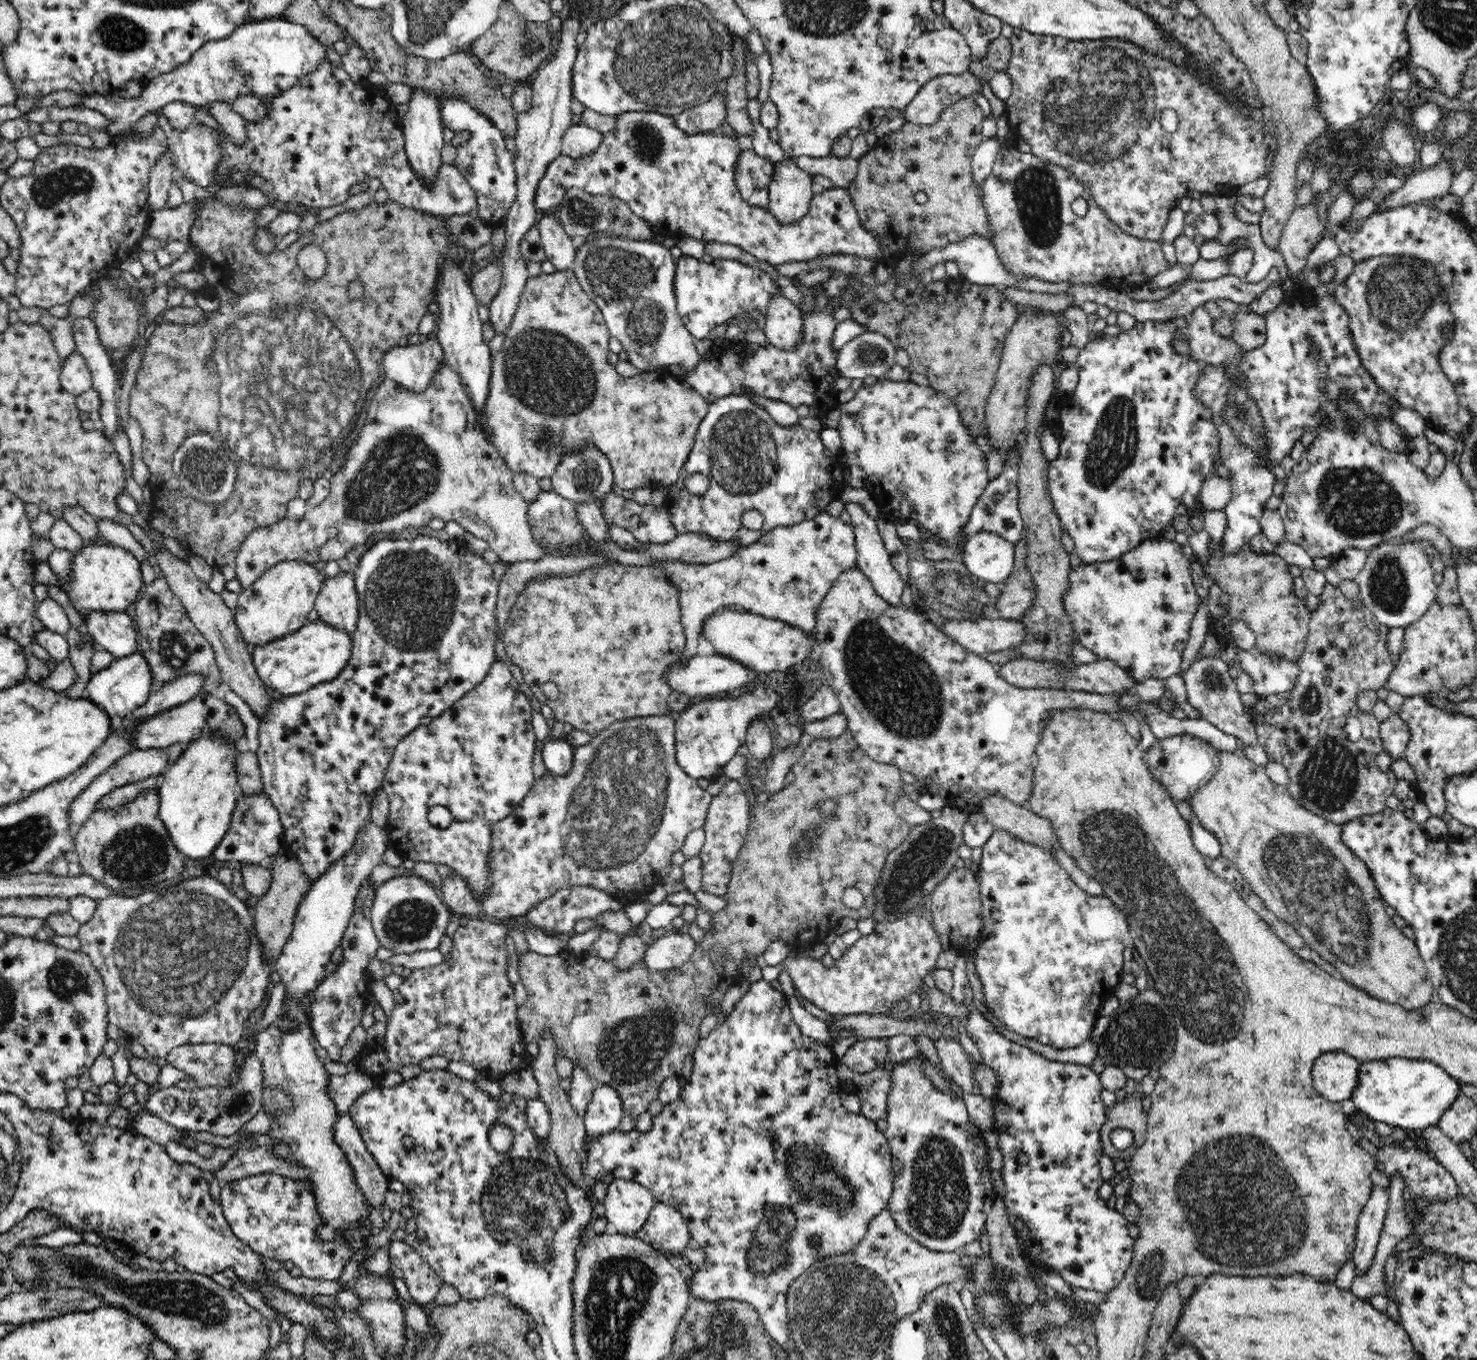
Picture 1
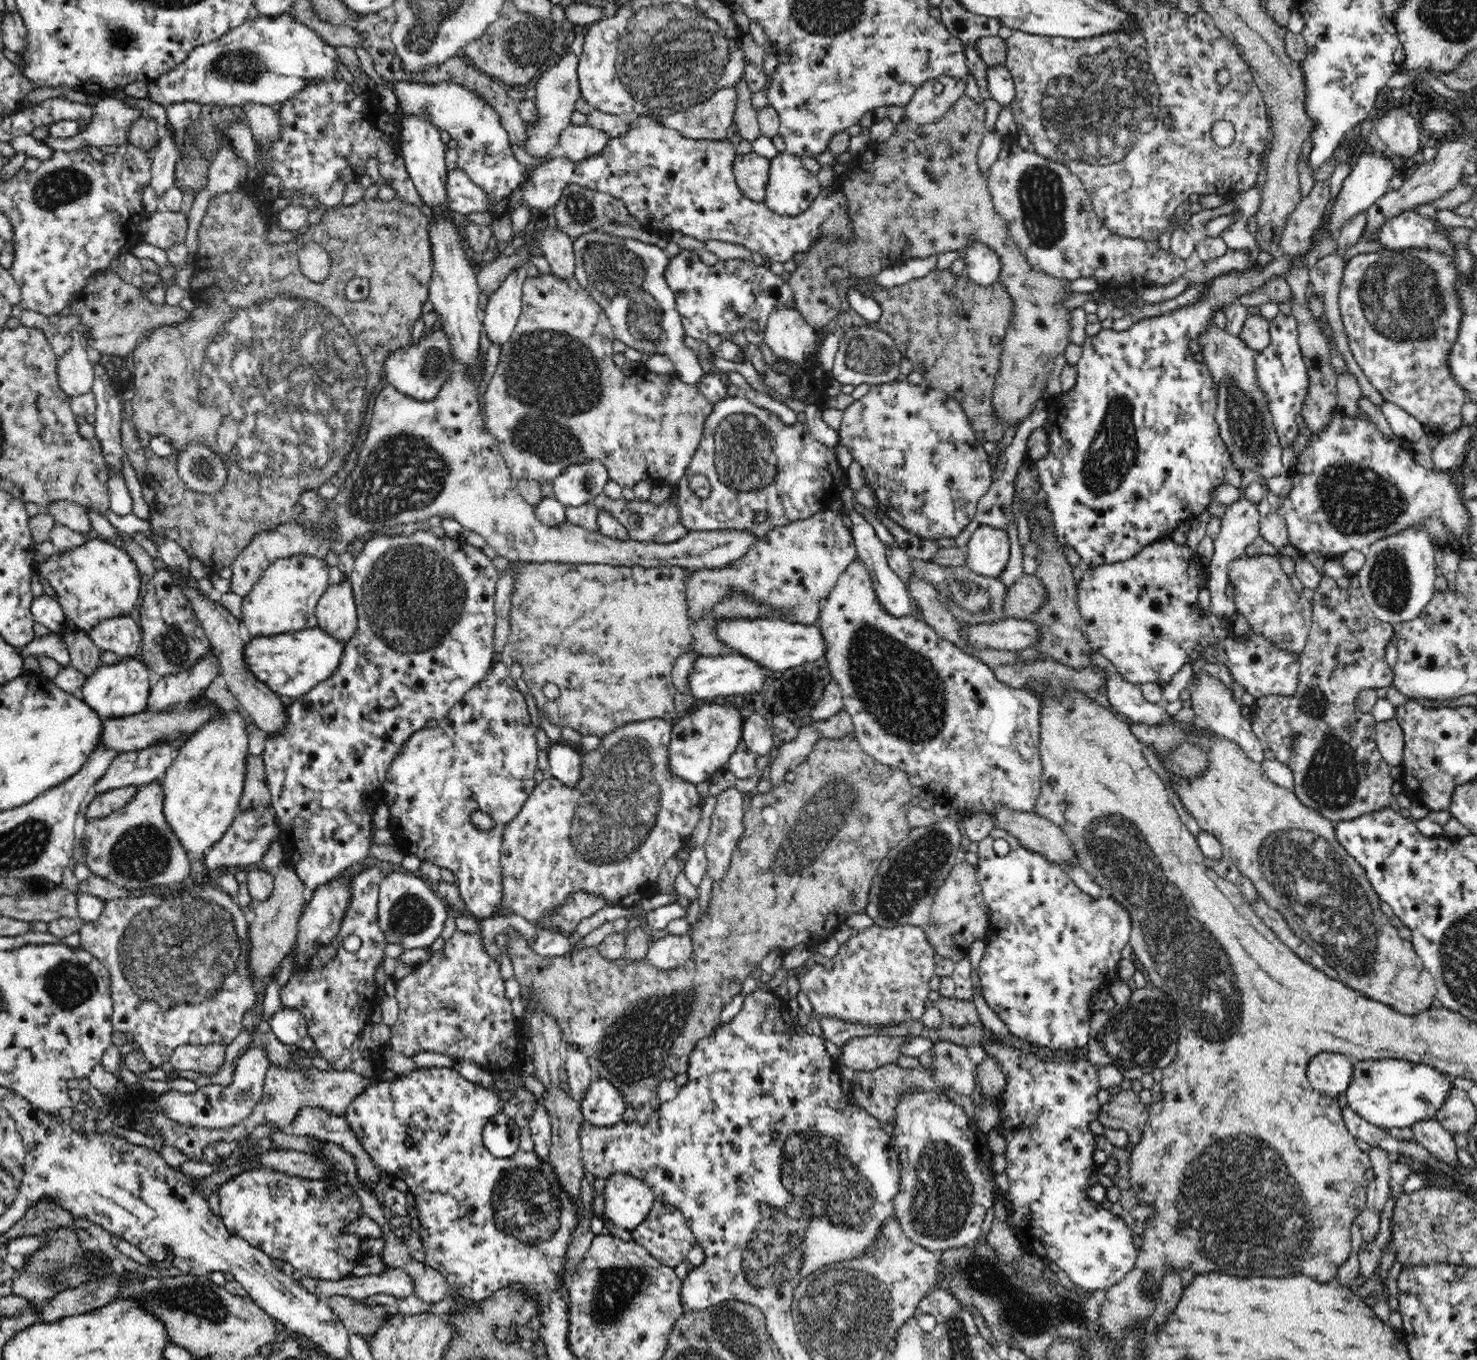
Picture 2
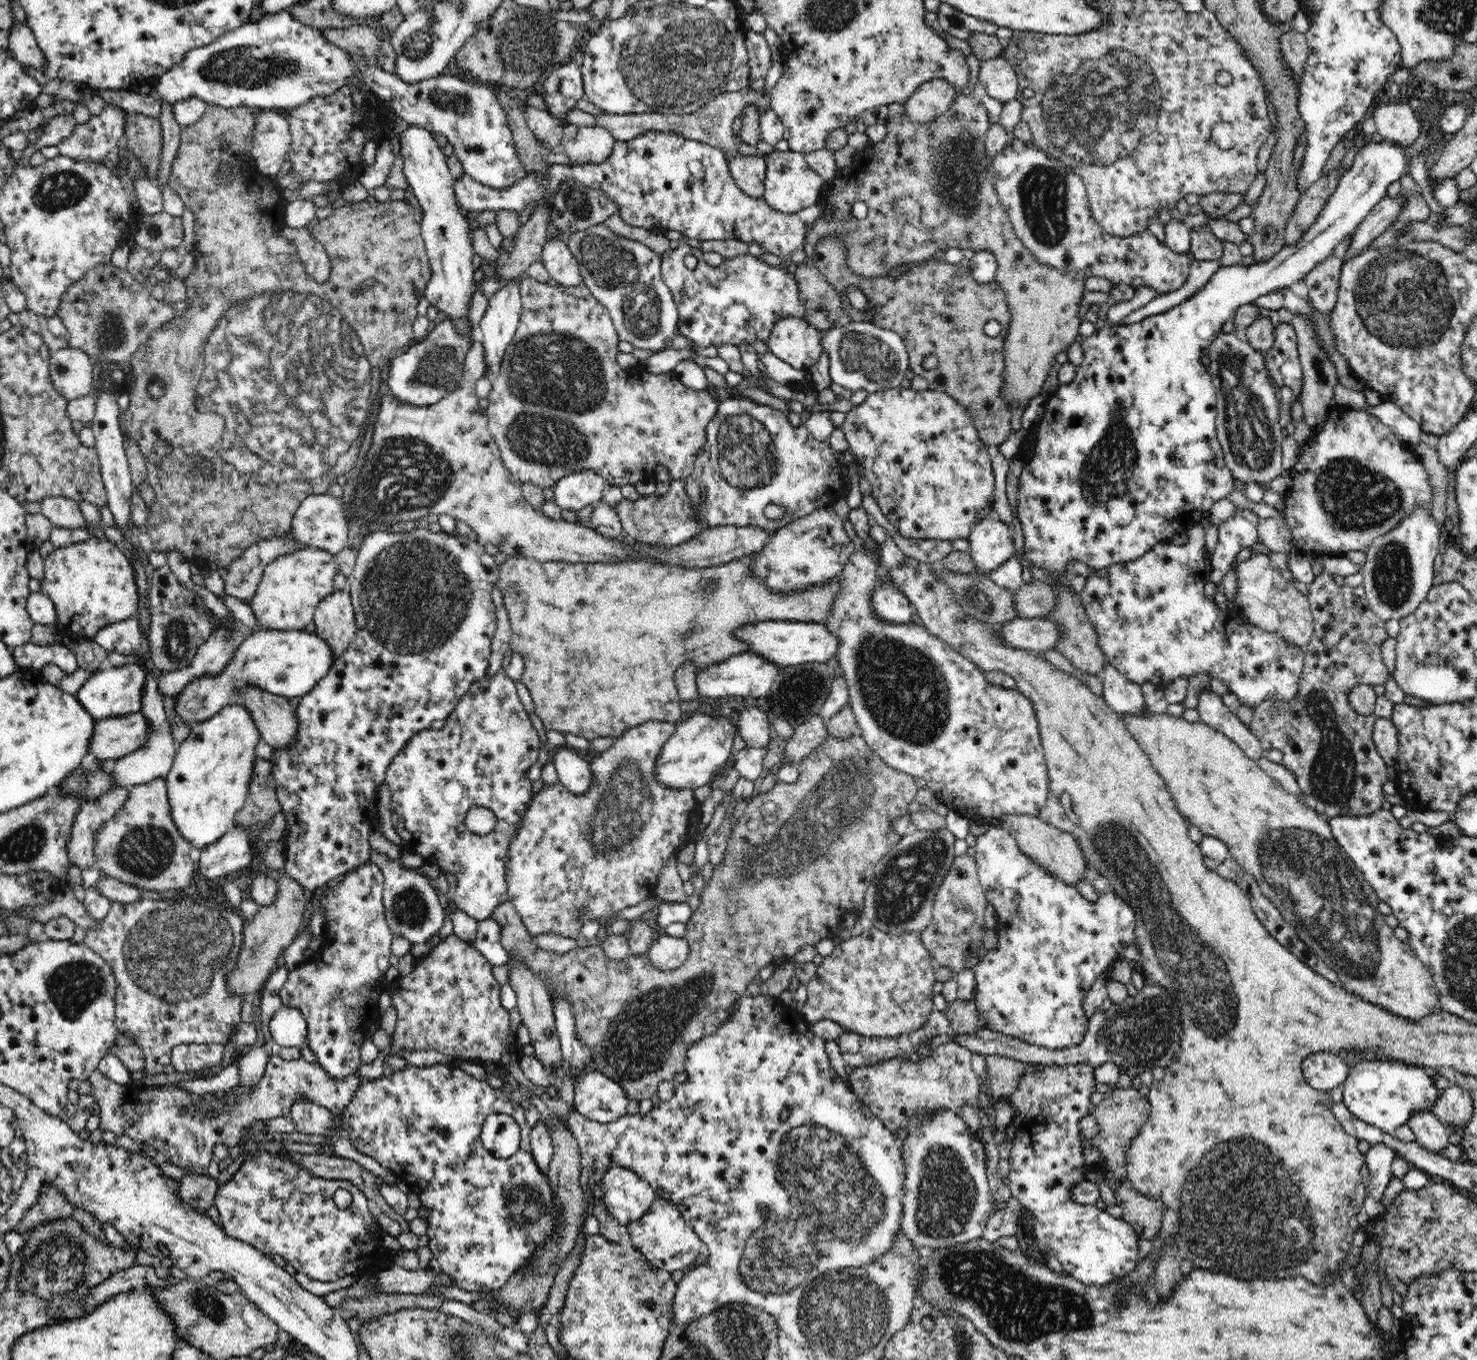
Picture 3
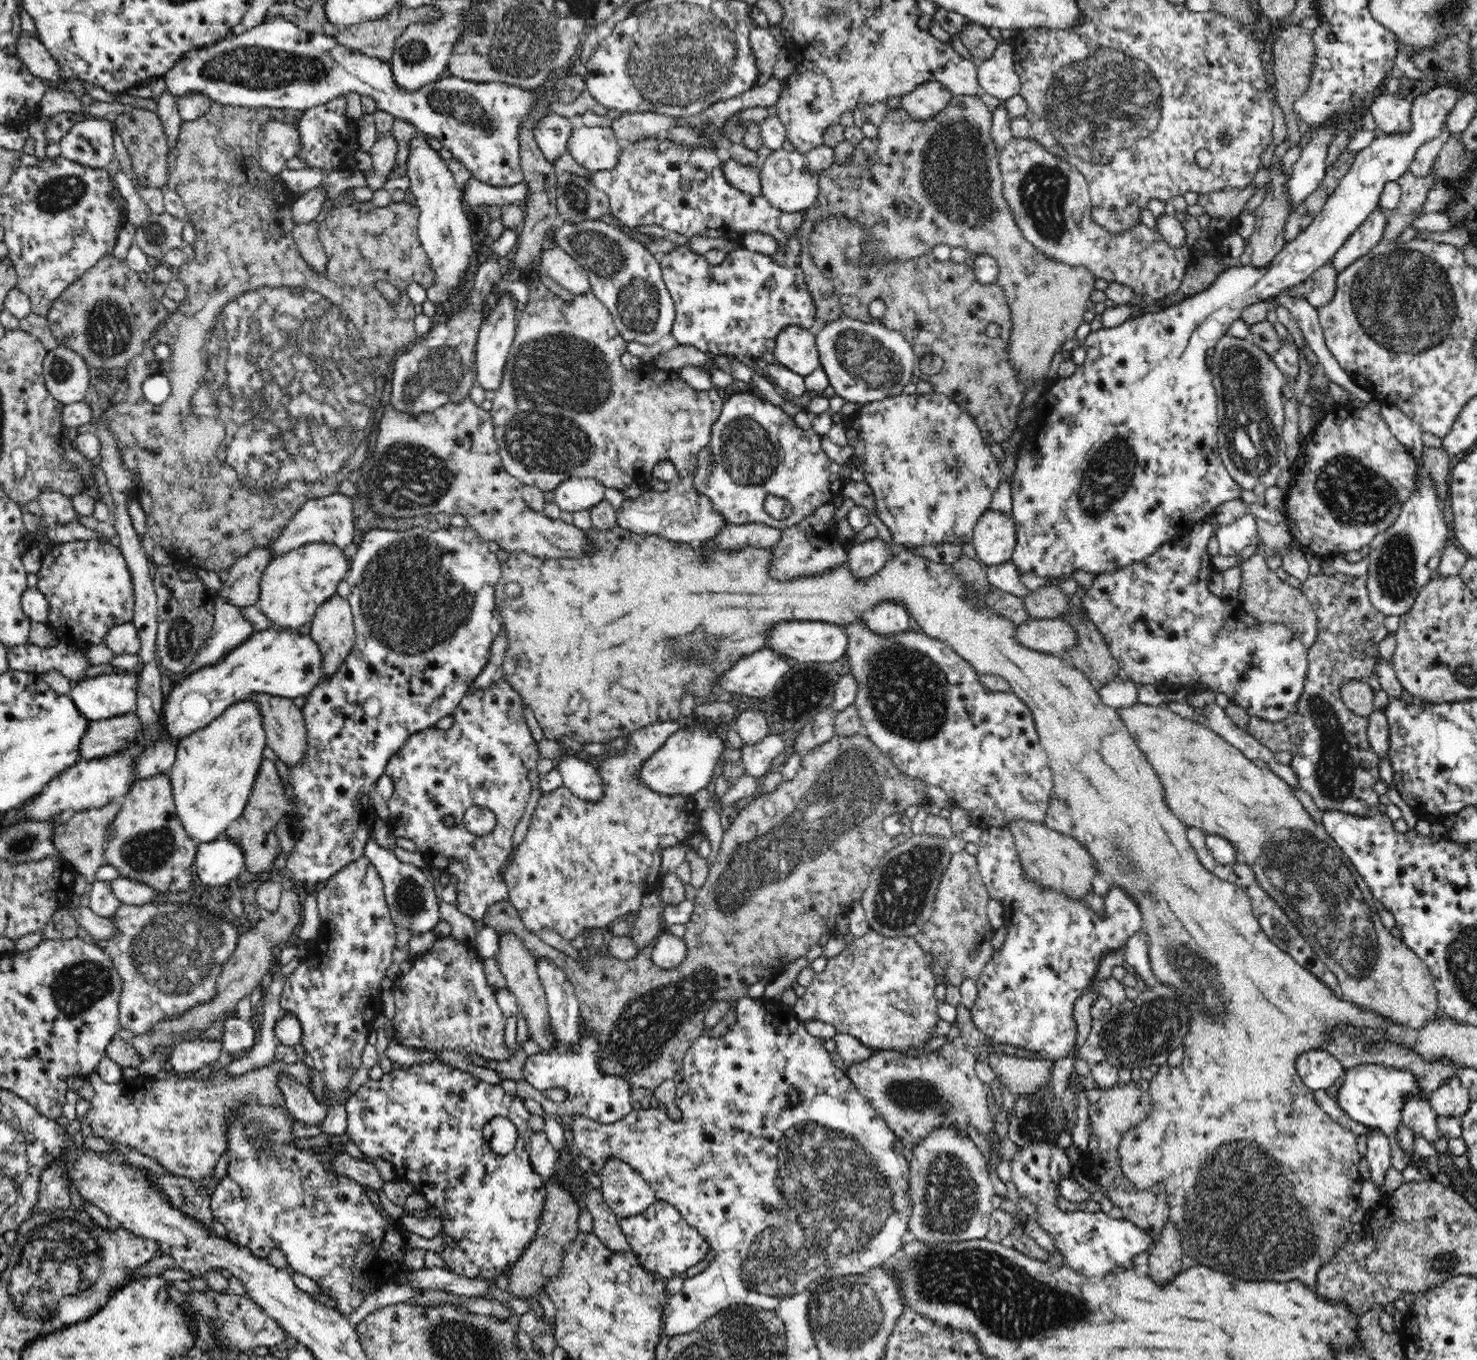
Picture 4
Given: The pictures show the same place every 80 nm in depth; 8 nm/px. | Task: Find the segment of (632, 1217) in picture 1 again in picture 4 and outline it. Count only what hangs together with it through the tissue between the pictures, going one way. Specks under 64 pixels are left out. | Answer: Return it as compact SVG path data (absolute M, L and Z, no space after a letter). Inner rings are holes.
M610 1158L601 1171L600 1191L618 1218L642 1214L657 1200L654 1189L626 1163Z

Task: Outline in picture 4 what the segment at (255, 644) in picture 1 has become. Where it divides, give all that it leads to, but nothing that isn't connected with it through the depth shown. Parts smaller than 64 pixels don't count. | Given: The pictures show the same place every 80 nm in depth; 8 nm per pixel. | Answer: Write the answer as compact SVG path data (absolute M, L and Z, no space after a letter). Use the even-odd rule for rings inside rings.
M304 544L279 558L272 559L265 568L256 606L277 628L298 628L310 622L323 601L337 594L337 586L347 578L351 568L343 550L330 544Z

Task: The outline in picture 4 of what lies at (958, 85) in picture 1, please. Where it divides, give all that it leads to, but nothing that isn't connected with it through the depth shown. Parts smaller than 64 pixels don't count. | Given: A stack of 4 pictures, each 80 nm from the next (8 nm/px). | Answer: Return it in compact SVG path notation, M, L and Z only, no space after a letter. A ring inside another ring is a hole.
M938 81L922 83L909 95L902 96L902 109L917 122L938 115L952 100L953 94Z

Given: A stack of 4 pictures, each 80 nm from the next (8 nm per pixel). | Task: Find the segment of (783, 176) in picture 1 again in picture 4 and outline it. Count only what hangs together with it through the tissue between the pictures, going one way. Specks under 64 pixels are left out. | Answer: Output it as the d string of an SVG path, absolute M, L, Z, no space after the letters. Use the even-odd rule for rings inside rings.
M782 148L772 151L762 164L761 194L780 211L798 212L808 209L817 199L820 184L820 174L810 170L806 155L798 150L788 151Z

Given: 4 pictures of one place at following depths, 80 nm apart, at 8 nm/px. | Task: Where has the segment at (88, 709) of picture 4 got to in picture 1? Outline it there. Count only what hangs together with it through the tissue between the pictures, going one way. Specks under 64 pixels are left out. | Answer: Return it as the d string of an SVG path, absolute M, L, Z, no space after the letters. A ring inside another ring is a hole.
M140 652L132 653L129 656L118 658L105 669L92 673L86 685L87 699L100 705L111 717L118 715L122 718L134 712L148 700L153 686L152 677L153 674L146 658L142 657Z

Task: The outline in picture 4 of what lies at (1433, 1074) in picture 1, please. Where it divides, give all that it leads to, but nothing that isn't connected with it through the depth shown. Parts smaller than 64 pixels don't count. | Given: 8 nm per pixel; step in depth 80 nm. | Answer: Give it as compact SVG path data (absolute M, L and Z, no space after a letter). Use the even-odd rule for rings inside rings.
M1364 1064L1348 1069L1344 1074L1344 1082L1336 1094L1340 1108L1354 1120L1366 1127L1378 1128L1390 1140L1397 1137L1397 1127L1402 1122L1401 1112L1405 1098L1416 1095L1426 1100L1426 1093L1416 1079L1416 1073L1406 1069L1394 1069L1384 1065Z

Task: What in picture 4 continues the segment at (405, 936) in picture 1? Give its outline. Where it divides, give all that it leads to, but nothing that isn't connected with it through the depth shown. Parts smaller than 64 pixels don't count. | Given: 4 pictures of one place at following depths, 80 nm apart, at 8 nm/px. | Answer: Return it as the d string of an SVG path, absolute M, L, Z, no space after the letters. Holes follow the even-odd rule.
M373 839L365 844L365 855L381 876L386 904L390 907L390 920L394 926L400 929L409 928L412 935L432 931L441 920L441 911L433 880L427 870L401 862L392 850L378 845Z

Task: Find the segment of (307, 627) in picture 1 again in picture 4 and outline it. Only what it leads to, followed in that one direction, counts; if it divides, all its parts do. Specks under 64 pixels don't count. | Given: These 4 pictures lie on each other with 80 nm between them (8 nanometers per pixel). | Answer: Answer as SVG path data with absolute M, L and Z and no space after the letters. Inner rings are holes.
M280 628L255 631L248 640L232 650L220 662L203 666L181 681L176 681L163 700L163 727L172 744L190 736L195 729L210 724L226 708L246 701L252 694L266 693L272 696L294 699L306 696L321 682L324 676L325 654L312 637L300 633L288 633Z

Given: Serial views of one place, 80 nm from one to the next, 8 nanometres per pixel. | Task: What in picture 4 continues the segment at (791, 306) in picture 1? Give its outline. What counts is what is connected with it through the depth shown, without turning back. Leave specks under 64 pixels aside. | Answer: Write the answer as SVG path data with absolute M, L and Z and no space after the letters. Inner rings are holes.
M800 324L784 325L771 351L777 362L804 377L821 366L815 335Z

